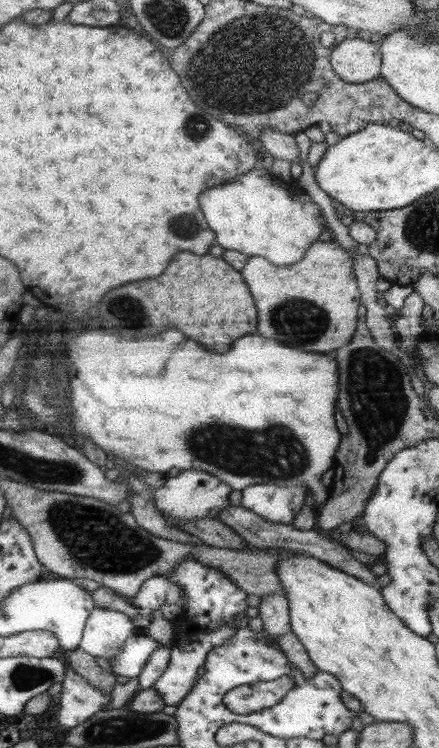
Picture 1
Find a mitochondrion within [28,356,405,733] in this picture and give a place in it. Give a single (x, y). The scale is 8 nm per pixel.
(100, 540)

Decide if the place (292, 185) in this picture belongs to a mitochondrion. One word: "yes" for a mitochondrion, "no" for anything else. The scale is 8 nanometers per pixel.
no

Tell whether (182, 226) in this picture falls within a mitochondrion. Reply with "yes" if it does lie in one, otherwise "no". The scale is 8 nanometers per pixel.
yes

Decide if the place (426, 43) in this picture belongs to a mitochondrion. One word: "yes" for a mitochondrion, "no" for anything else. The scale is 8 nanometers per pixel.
yes

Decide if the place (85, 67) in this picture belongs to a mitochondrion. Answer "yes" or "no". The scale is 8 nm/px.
no

